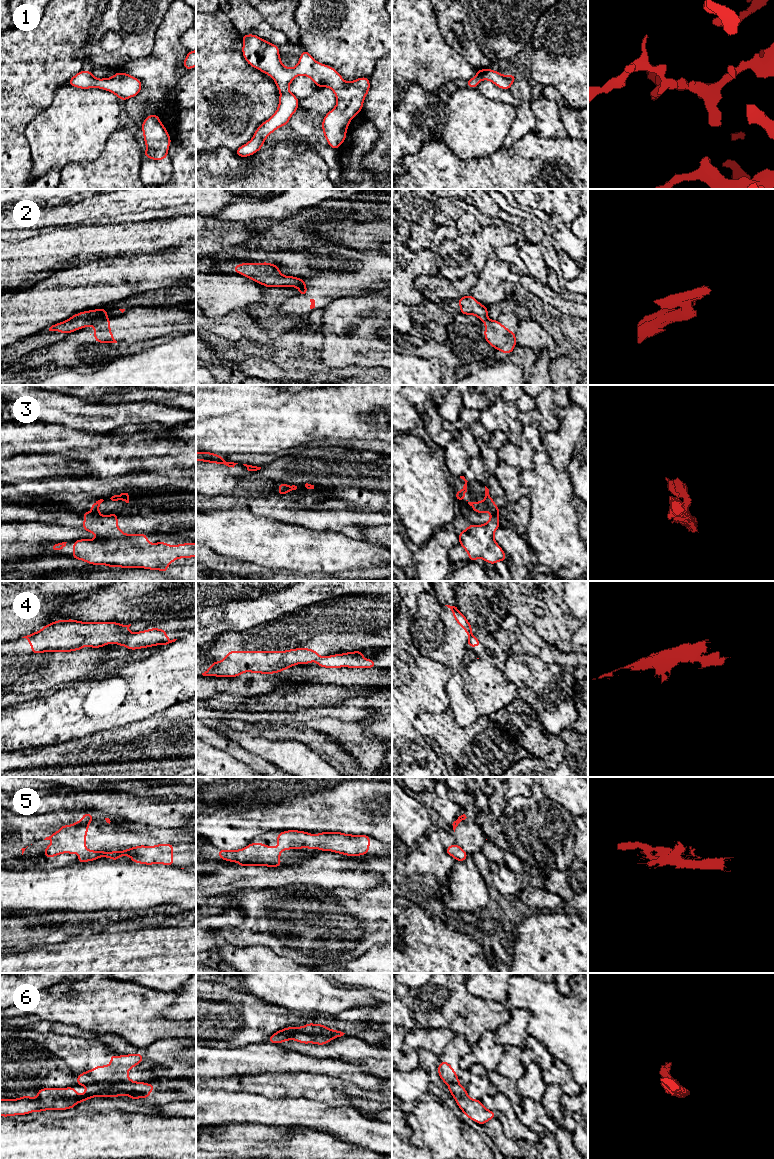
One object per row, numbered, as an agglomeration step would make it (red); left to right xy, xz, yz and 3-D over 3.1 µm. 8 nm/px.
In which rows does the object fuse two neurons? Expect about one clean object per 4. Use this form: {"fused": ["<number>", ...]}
{"fused": ["2", "3", "4", "6"]}

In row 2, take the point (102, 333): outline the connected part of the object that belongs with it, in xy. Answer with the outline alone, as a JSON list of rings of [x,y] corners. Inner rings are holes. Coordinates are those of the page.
[[[110,318],[94,325],[94,338],[97,343],[117,343],[110,330]]]

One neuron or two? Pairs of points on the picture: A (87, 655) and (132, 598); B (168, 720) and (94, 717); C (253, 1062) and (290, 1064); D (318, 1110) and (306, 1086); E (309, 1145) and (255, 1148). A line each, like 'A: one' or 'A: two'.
A: two
B: two
C: one
D: two
E: one

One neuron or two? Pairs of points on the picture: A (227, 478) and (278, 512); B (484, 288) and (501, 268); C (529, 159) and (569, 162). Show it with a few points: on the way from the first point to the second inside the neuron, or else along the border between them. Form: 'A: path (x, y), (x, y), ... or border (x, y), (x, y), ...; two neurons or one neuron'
A: border (233, 494), (215, 494), (211, 497); two neurons
B: path (490, 285), (491, 279), (495, 274); one neuron
C: path (539, 162), (559, 162); one neuron

